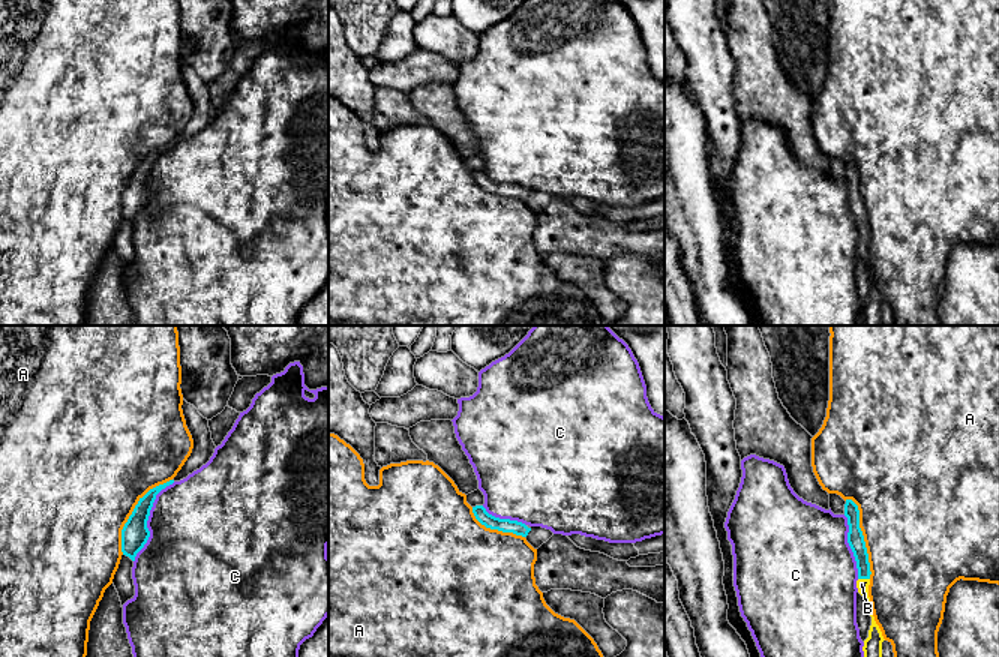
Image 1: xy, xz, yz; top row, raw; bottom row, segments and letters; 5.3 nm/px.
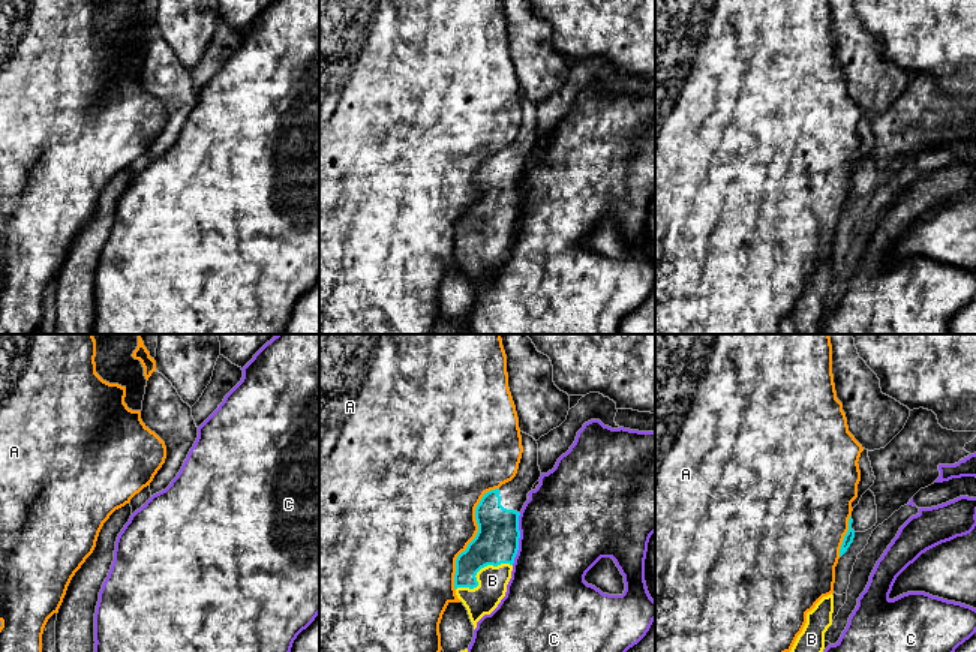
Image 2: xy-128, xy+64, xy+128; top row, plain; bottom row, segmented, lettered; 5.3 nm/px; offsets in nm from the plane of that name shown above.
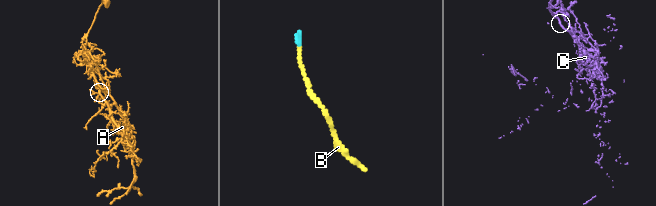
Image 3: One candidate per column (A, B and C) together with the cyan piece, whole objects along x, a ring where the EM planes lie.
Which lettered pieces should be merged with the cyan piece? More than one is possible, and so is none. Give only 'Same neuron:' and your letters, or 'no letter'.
Same neuron: B

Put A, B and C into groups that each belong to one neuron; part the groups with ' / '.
A / B / C

